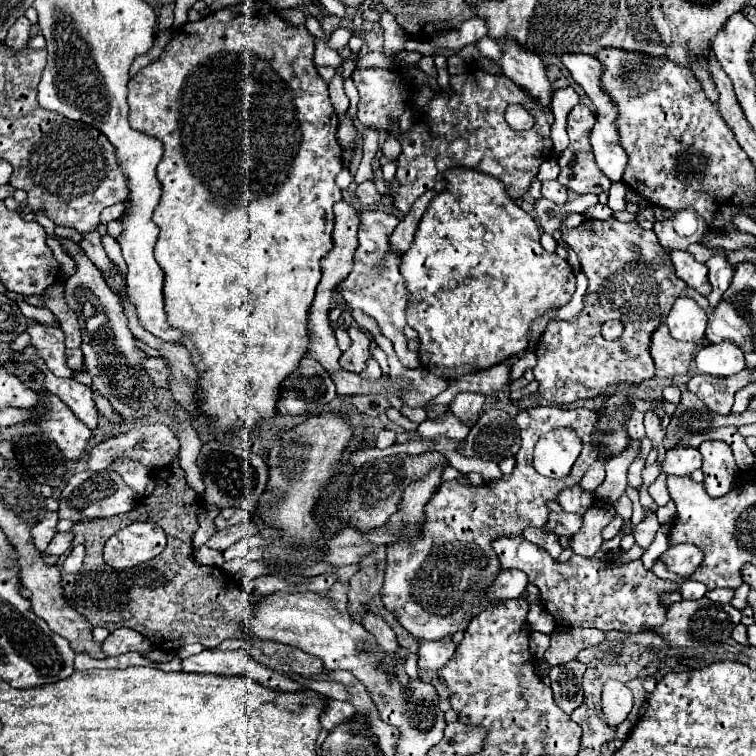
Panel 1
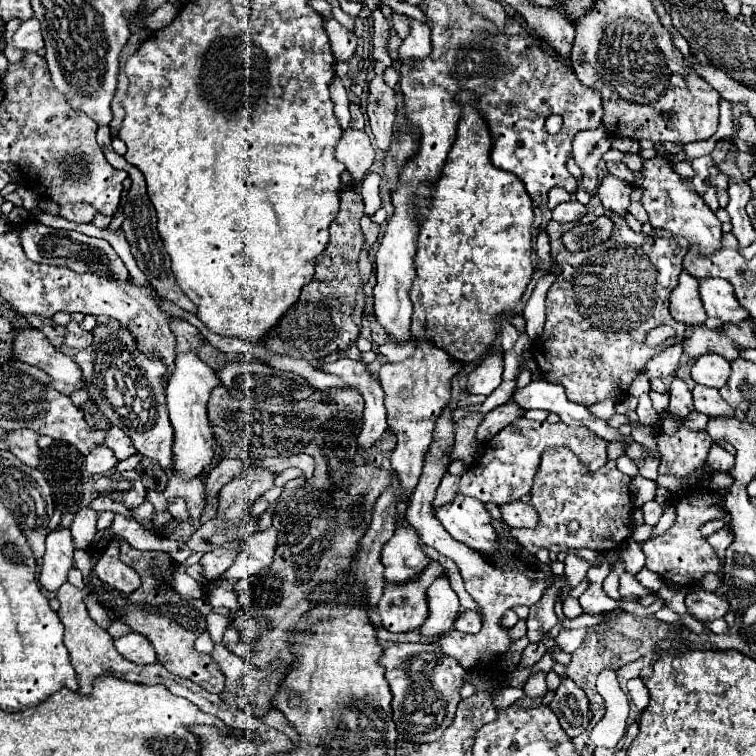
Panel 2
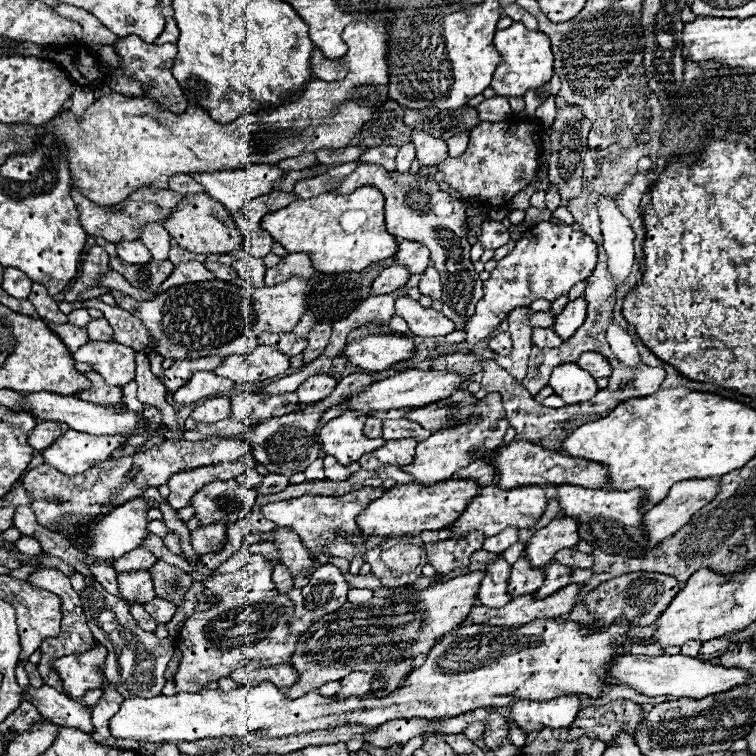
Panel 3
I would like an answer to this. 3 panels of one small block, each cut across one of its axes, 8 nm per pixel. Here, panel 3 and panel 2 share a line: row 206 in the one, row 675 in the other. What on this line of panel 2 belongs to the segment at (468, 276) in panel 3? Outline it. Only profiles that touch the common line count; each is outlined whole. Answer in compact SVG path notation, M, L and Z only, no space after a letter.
M394 644L384 650L380 664L386 668L386 680L392 690L392 710L394 710L394 724L398 734L410 742L434 742L442 736L442 732L452 724L456 706L460 702L460 686L464 684L466 670L458 664L456 658L444 656L440 646L436 644Z

